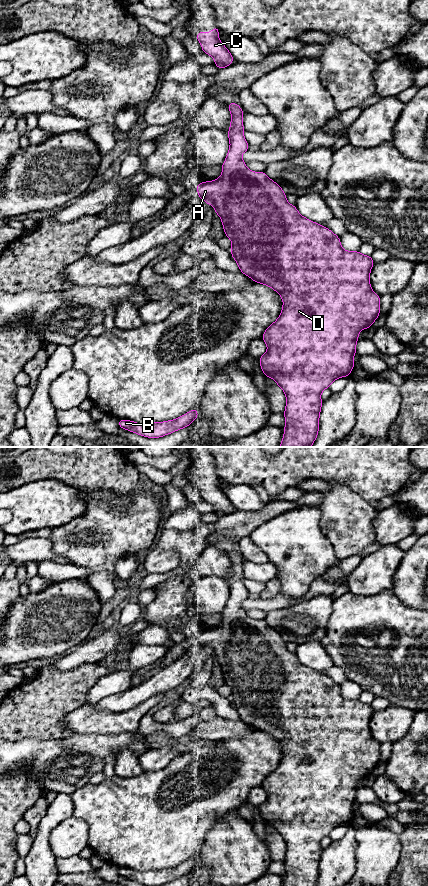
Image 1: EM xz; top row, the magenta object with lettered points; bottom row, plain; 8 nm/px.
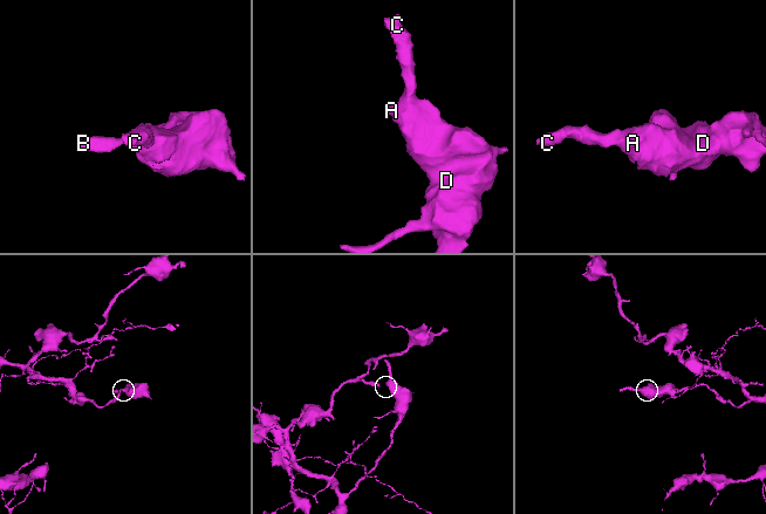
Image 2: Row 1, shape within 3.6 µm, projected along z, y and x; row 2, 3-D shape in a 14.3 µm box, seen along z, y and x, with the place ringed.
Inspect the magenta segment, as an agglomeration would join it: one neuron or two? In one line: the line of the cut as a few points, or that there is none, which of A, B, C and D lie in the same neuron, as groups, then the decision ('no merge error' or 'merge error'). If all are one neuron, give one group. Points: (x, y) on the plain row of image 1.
no cut; A B C D; no merge error

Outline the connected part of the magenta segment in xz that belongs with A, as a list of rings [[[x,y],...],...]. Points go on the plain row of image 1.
[[[237,551],[227,552],[231,561],[231,572],[229,574],[228,586],[230,596],[228,598],[226,608],[222,612],[222,623],[213,629],[206,629],[197,632],[198,645],[203,647],[206,652],[215,656],[215,661],[221,666],[225,684],[232,690],[230,697],[231,703],[237,710],[240,719],[250,725],[255,731],[264,732],[275,738],[283,748],[282,759],[278,767],[272,771],[264,779],[262,787],[267,792],[267,800],[258,808],[261,817],[266,825],[272,826],[276,832],[284,839],[286,843],[286,855],[284,865],[286,872],[284,874],[283,886],[317,886],[319,879],[319,865],[323,849],[320,846],[321,841],[329,836],[331,831],[341,825],[349,825],[350,820],[354,817],[353,806],[356,802],[356,792],[359,787],[358,781],[371,775],[380,762],[380,744],[372,739],[370,733],[370,720],[374,713],[371,704],[363,703],[359,699],[346,699],[342,696],[340,686],[330,677],[315,671],[310,667],[303,665],[295,655],[288,651],[286,642],[282,636],[273,628],[271,628],[265,620],[253,620],[246,615],[246,611],[241,604],[249,598],[249,592],[243,583],[243,561]]]

